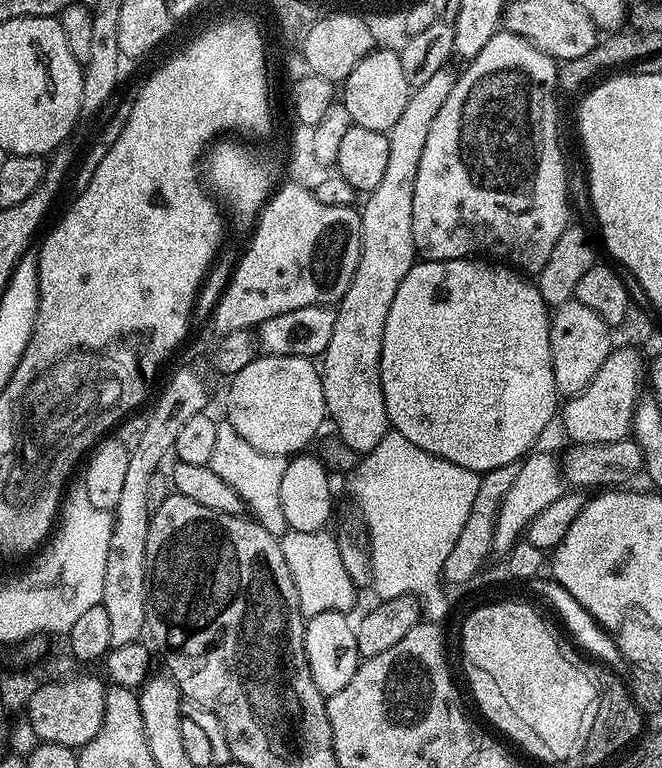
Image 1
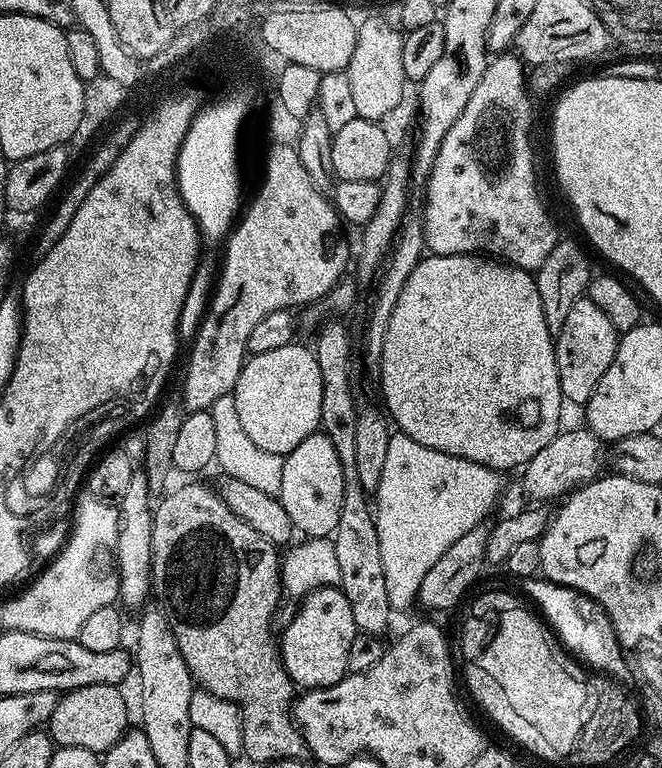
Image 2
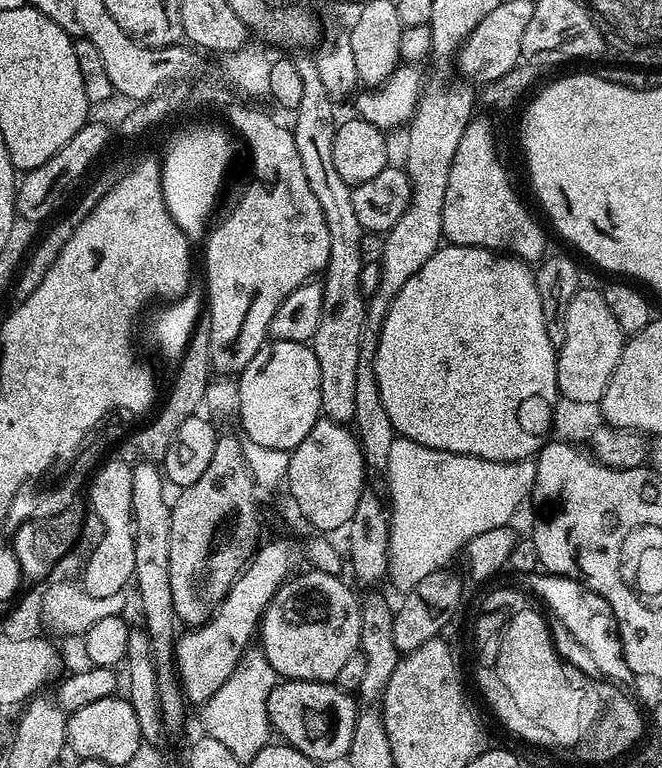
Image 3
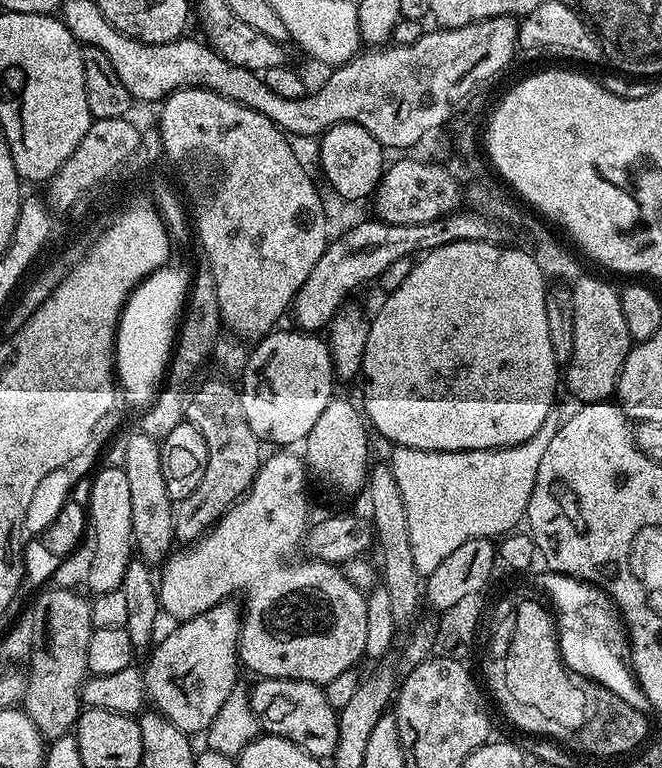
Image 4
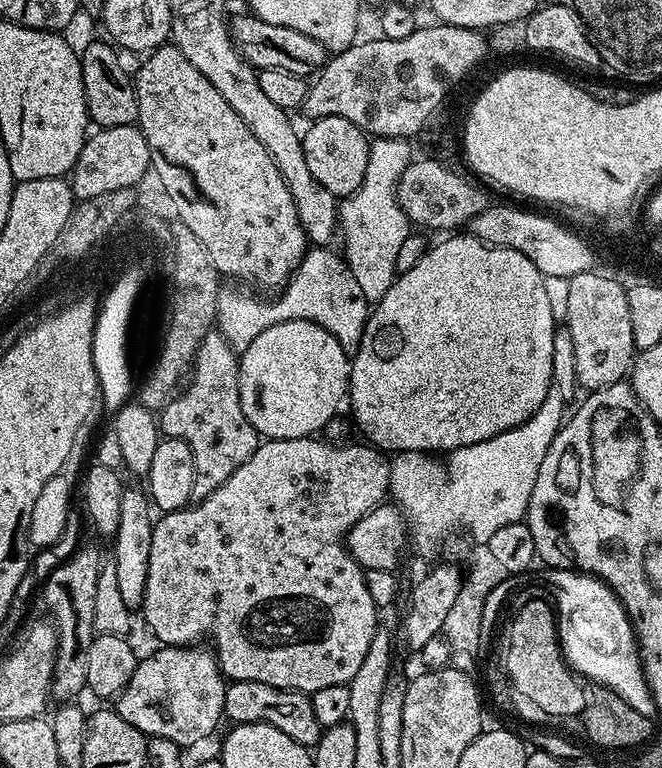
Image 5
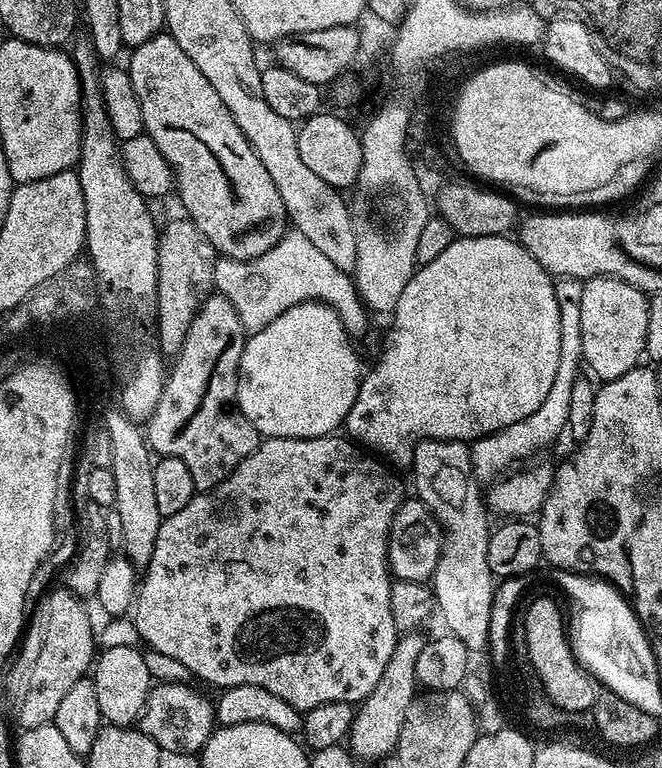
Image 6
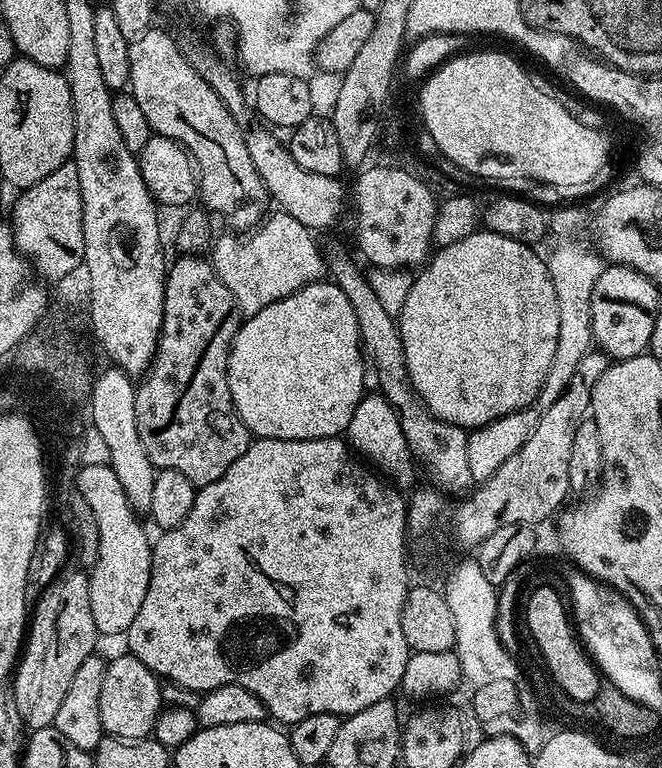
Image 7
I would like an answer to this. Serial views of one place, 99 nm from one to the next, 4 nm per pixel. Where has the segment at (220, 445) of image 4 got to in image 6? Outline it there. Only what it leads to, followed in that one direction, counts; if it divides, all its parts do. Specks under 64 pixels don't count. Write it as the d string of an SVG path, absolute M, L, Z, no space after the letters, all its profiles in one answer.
M209 296L196 311L190 330L186 330L186 342L182 342L182 350L167 369L162 398L158 398L158 406L154 406L154 414L146 422L146 439L151 451L157 457L169 456L186 462L197 493L209 492L221 484L262 443L259 430L236 407L236 383L245 339L246 333L234 306L230 306L225 296Z

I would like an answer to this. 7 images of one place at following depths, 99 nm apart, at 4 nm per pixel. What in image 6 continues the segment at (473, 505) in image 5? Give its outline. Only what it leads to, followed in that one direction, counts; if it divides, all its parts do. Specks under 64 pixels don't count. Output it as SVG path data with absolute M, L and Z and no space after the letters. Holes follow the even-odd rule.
M560 278L555 281L558 298L558 318L560 319L560 353L558 354L558 374L554 374L554 386L550 386L550 394L546 394L546 402L534 410L522 422L514 422L514 426L506 426L471 445L472 468L481 481L488 482L499 477L505 470L511 469L515 460L523 461L532 458L543 444L548 444L561 431L568 427L567 414L570 409L570 393L575 380L580 376L579 368L584 364L582 354L582 284L578 280ZM523 456L528 456L524 457ZM512 464L512 465L511 465ZM504 468L504 469L503 469ZM492 476L492 477L491 477ZM489 479L489 480L488 480ZM488 480L488 481L487 481Z

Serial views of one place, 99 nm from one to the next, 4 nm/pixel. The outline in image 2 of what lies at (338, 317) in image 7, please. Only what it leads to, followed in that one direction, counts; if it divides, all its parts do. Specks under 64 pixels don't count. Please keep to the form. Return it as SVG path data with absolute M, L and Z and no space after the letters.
M299 342L278 346L266 354L249 355L244 362L244 369L238 374L236 389L232 392L236 417L242 421L246 434L250 434L254 446L262 446L270 454L285 457L288 452L308 435L320 428L322 414L322 370L318 370L318 358L311 347L303 348Z

